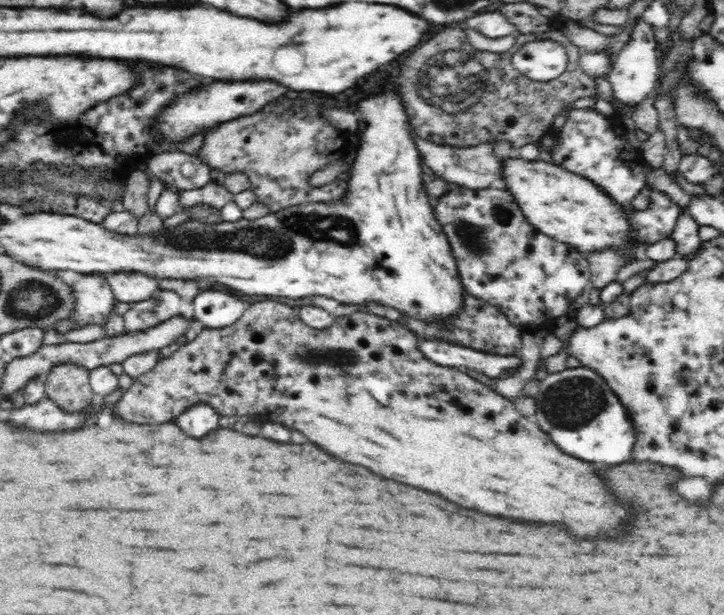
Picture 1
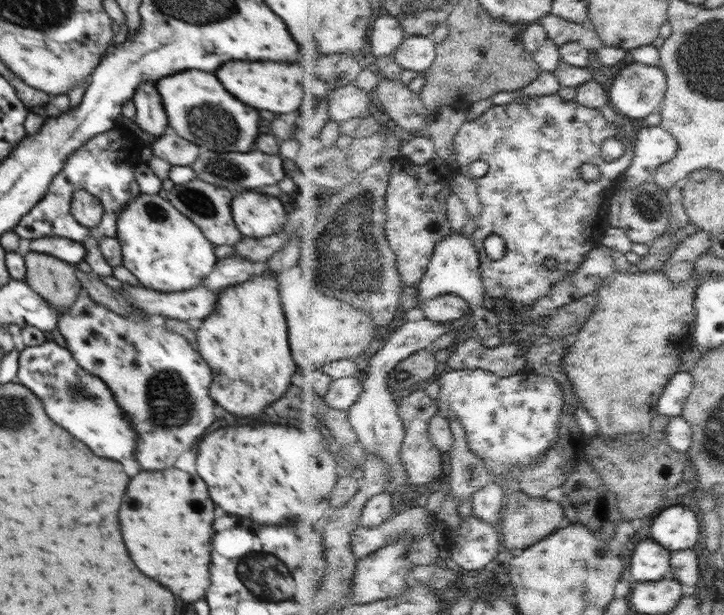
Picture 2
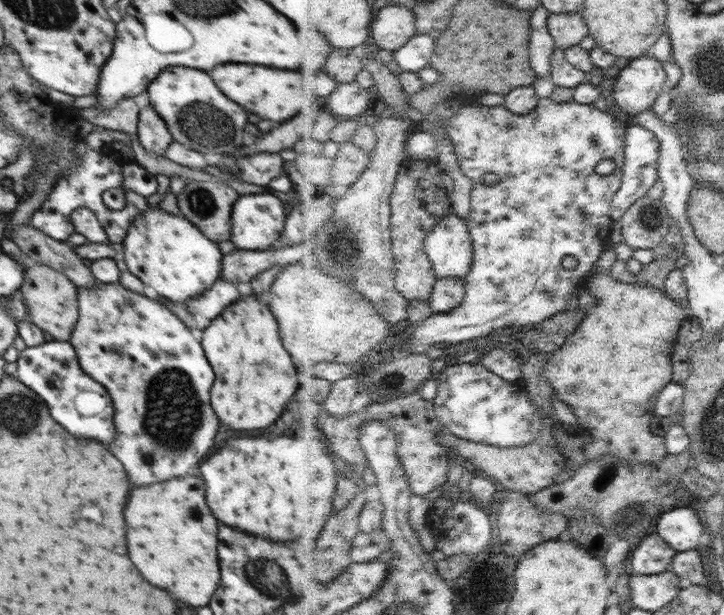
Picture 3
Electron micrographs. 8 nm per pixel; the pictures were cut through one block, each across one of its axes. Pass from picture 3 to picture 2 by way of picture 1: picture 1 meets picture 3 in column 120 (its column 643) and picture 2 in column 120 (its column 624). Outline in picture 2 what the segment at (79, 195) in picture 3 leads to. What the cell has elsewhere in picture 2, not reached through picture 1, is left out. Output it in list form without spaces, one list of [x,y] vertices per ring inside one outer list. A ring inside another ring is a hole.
[[[118,126],[114,130],[94,136],[66,159],[62,170],[51,180],[48,192],[30,209],[30,212],[23,215],[13,230],[20,238],[28,240],[44,236],[62,236],[81,243],[85,236],[94,237],[96,240],[102,237],[115,237],[122,209],[132,199],[141,195],[133,170],[140,161],[143,161],[140,157],[142,148],[142,140],[138,140],[138,136]],[[75,190],[86,190],[100,199],[104,214],[98,226],[82,227],[72,217],[70,201]]]

